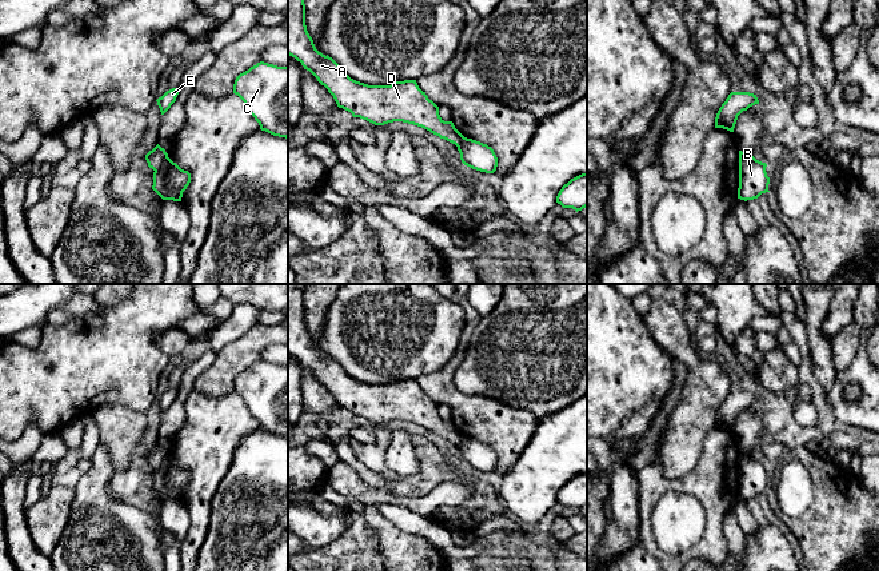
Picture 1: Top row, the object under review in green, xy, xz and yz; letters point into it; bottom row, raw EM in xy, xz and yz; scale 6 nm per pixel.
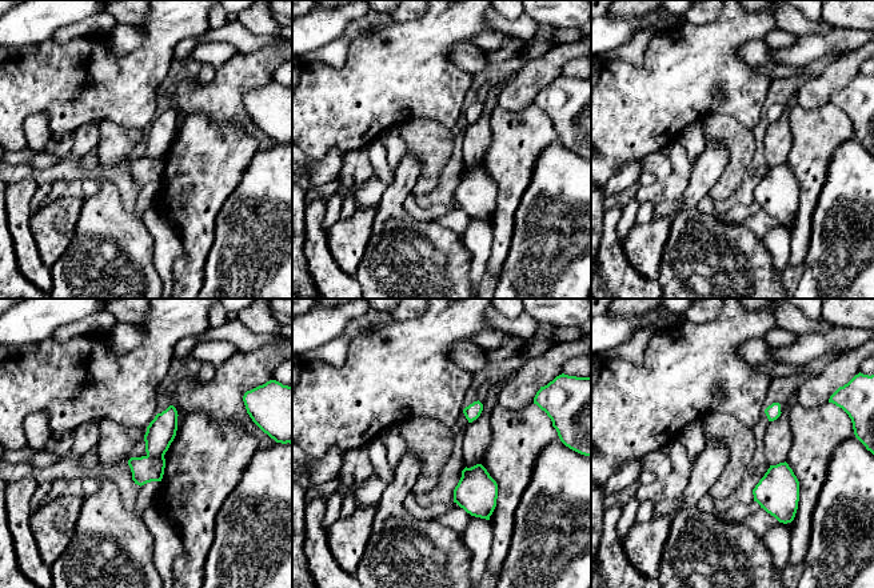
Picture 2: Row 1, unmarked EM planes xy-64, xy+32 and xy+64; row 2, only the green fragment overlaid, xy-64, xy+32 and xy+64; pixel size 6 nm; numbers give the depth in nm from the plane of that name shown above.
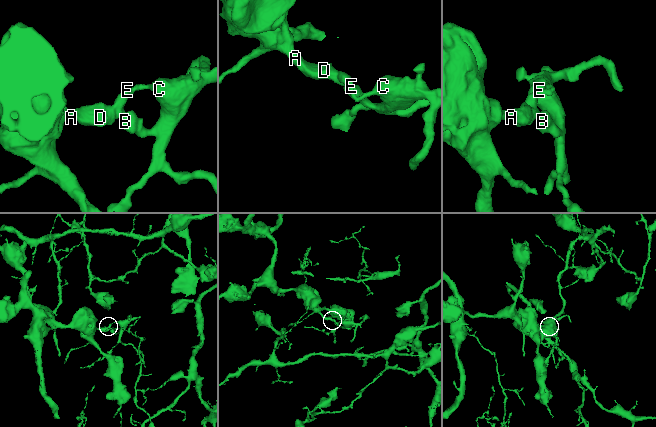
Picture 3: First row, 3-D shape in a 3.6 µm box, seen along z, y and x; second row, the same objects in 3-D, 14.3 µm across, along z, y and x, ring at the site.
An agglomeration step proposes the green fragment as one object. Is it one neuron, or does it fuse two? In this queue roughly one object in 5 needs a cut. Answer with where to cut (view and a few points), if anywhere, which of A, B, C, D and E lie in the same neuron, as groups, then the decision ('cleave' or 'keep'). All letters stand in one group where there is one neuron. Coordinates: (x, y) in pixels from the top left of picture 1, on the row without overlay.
xy (168, 456), (155, 470) | A D / B C E | cleave

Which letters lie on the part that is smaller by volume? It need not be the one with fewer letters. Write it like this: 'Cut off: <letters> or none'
Cut off: B, C, E

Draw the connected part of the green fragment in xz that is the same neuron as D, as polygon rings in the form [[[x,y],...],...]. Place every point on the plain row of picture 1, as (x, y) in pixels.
[[[288,284],[288,354],[300,360],[304,368],[328,388],[339,407],[375,424],[403,420],[421,426],[455,444],[463,440],[464,435],[452,420],[444,420],[440,416],[439,406],[419,387],[416,379],[395,380],[391,384],[368,384],[351,378],[332,356],[319,351],[305,324],[304,290],[304,284]]]

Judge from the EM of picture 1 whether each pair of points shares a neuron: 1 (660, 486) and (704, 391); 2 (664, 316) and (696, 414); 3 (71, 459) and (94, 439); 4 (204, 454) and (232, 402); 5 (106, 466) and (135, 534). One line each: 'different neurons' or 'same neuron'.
1: different neurons
2: same neuron
3: same neuron
4: same neuron
5: same neuron

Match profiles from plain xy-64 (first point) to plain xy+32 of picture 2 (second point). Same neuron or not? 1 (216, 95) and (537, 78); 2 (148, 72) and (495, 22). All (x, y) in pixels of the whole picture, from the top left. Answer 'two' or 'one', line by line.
1: one
2: two

